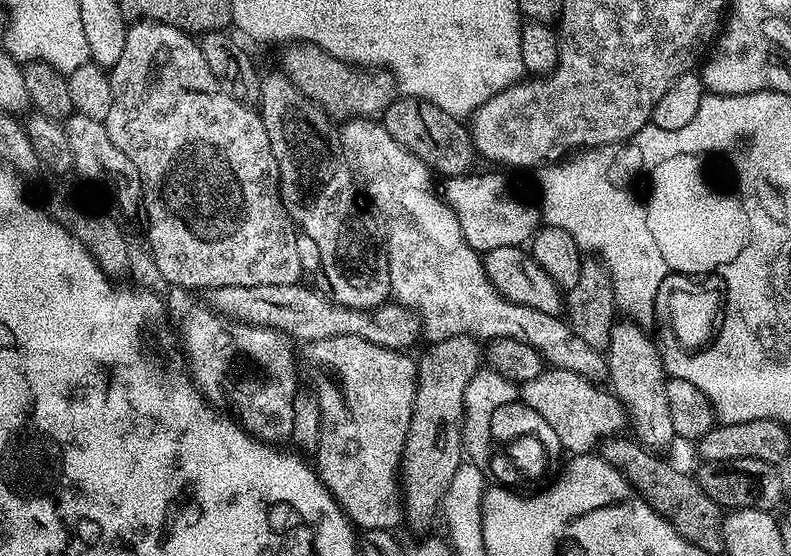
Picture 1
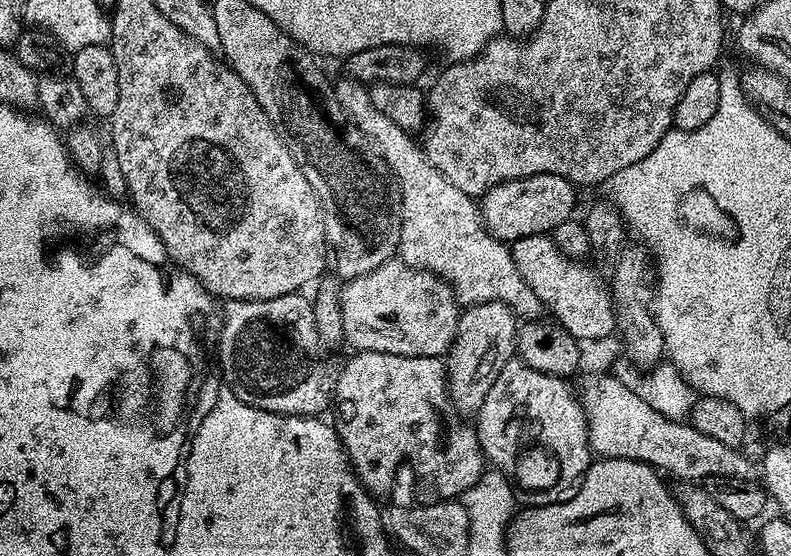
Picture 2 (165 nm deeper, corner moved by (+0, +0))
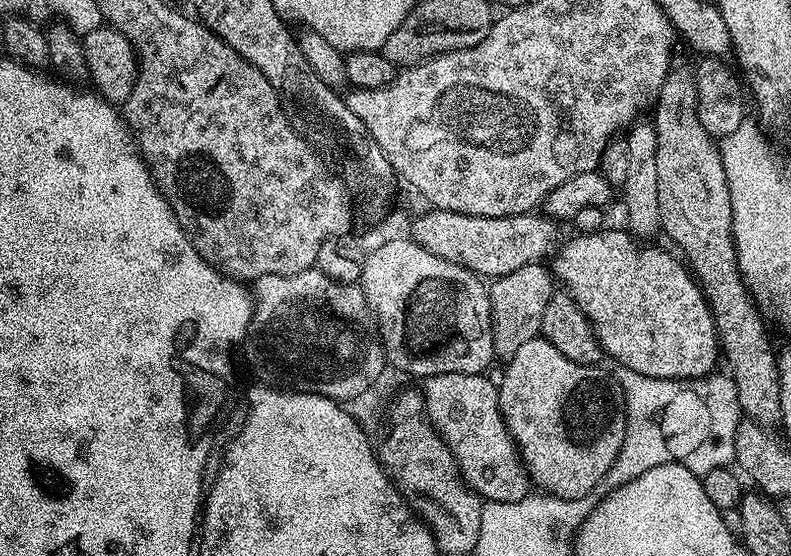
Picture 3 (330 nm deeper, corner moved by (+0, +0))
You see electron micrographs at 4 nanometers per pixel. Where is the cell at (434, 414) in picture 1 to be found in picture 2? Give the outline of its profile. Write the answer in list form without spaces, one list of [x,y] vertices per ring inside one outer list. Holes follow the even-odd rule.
[[[488,302],[468,306],[460,313],[460,326],[452,347],[446,353],[448,370],[448,399],[451,407],[457,408],[464,416],[475,417],[494,378],[502,374],[502,366],[513,359],[516,350],[518,317],[502,302]]]

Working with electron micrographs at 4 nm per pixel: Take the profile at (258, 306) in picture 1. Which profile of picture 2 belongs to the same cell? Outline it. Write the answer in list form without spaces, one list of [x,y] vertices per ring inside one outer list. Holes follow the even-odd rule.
[[[393,258],[385,262],[382,266],[378,268],[378,270],[374,270],[370,274],[363,276],[362,278],[354,278],[353,280],[347,281],[341,287],[340,290],[340,305],[342,306],[342,314],[344,316],[344,339],[350,345],[353,344],[353,349],[362,351],[362,352],[381,352],[382,354],[398,354],[399,356],[409,356],[410,358],[418,358],[419,356],[439,356],[443,357],[445,353],[447,353],[448,349],[452,347],[452,343],[454,342],[454,338],[456,337],[456,331],[460,326],[460,313],[462,311],[461,305],[458,303],[455,292],[452,291],[452,288],[449,284],[445,283],[440,276],[436,276],[432,272],[425,272],[423,268],[412,268],[409,264],[405,264],[403,260],[399,258]]]

